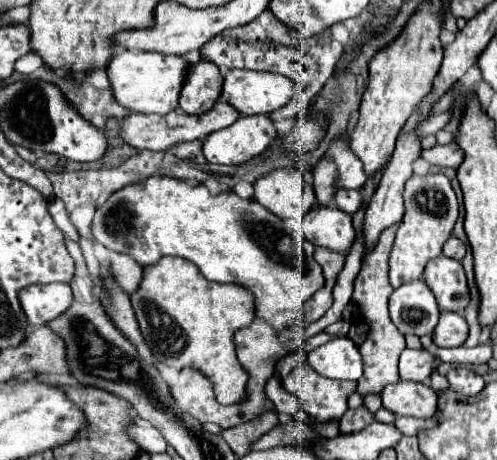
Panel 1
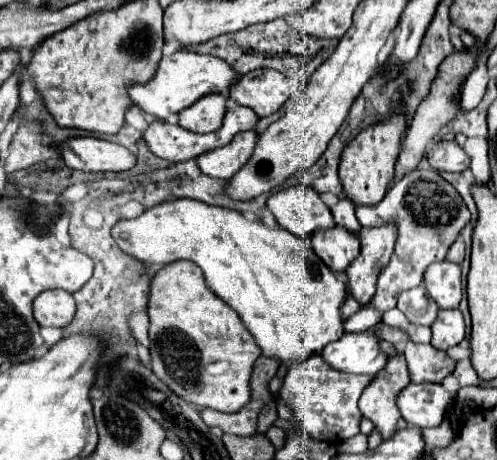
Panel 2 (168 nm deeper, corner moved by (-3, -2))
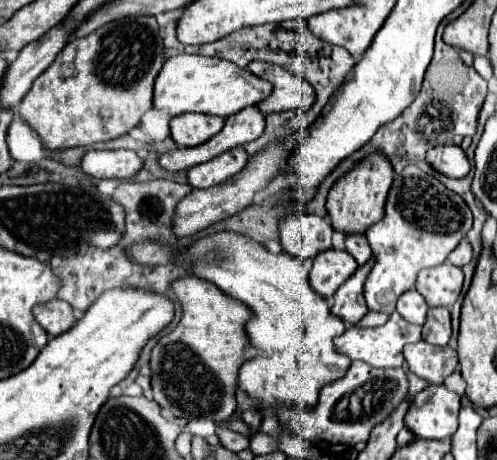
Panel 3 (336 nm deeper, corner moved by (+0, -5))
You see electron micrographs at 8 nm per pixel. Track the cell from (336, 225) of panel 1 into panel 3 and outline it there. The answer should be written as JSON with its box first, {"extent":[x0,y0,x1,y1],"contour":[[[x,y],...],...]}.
{"extent":[309,248,357,298],"contour":[[[329,248],[329,252],[321,252],[313,260],[309,276],[311,288],[323,298],[331,298],[337,292],[337,288],[349,276],[353,276],[353,270],[357,270],[357,262],[353,262],[353,256],[349,252]]]}

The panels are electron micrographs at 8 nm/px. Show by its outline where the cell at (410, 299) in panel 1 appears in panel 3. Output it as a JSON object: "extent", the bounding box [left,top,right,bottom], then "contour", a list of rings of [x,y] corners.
{"extent":[397,290,427,324],"contour":[[[409,290],[405,294],[401,294],[399,302],[397,302],[397,312],[407,320],[407,322],[413,322],[413,324],[423,324],[425,322],[425,316],[427,316],[427,302],[425,298],[421,298],[421,294],[417,294],[417,290]]]}

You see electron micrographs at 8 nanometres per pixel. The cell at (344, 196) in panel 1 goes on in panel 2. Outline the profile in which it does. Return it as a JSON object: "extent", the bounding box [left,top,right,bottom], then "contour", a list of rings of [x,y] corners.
{"extent":[343,171,470,332],"contour":[[[410,171],[400,183],[396,183],[390,193],[376,205],[356,205],[356,219],[364,227],[376,227],[384,225],[388,221],[398,223],[398,241],[394,255],[384,267],[384,271],[378,277],[378,289],[368,309],[358,311],[343,323],[345,332],[366,331],[380,321],[380,315],[386,309],[396,307],[398,295],[406,289],[412,289],[416,285],[422,285],[424,271],[430,263],[442,261],[450,249],[450,245],[456,241],[460,229],[470,221],[470,211],[464,205],[458,191],[440,177],[438,171]]]}

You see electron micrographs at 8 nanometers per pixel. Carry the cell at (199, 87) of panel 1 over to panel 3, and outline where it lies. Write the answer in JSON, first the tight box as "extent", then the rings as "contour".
{"extent":[171,114,223,148],"contour":[[[183,114],[171,118],[171,138],[177,146],[193,148],[213,138],[223,128],[223,118],[209,118],[207,114]]]}

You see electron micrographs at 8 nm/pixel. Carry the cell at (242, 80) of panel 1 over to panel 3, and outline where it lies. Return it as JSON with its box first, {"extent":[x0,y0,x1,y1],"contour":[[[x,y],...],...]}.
{"extent":[247,60,315,114],"contour":[[[261,60],[251,62],[247,68],[255,76],[273,82],[273,94],[261,106],[257,106],[265,114],[295,110],[295,108],[297,110],[309,110],[313,106],[315,90],[299,74],[291,74],[289,70],[285,70],[277,64],[269,64],[269,62],[261,62]]]}

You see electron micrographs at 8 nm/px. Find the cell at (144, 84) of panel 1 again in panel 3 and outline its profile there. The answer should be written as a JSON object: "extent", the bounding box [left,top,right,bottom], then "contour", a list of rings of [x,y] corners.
{"extent":[153,54,273,118],"contour":[[[181,54],[169,58],[163,64],[155,80],[153,106],[167,110],[171,116],[179,116],[185,112],[199,112],[199,114],[229,118],[247,106],[257,106],[261,100],[265,100],[271,94],[271,90],[273,90],[271,82],[257,78],[245,68],[233,66],[233,62]]]}

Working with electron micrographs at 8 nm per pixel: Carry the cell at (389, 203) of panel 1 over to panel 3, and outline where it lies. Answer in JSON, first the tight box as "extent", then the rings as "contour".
{"extent":[331,258,373,326],"contour":[[[373,258],[365,266],[361,266],[353,274],[353,278],[349,278],[337,290],[337,294],[331,300],[331,312],[335,316],[339,316],[347,326],[357,324],[367,314],[367,306],[365,306],[365,300],[361,298],[361,290],[363,290],[365,278],[367,278],[371,268],[373,268]]]}

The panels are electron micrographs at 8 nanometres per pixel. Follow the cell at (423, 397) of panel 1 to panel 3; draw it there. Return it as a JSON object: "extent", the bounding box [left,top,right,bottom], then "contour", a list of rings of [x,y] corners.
{"extent":[405,384,461,440],"contour":[[[443,384],[427,386],[417,394],[405,416],[405,426],[425,440],[447,440],[457,430],[457,414],[461,396],[447,390]]]}

